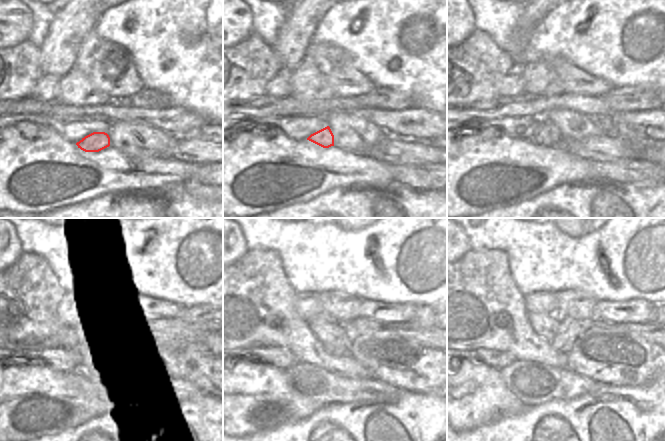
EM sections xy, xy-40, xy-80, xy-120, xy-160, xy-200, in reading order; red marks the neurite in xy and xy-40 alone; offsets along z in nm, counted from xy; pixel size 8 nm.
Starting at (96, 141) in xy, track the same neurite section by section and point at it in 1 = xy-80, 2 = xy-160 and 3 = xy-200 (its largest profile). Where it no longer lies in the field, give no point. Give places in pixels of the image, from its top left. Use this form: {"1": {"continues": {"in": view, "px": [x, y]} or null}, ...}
{"1": {"continues": {"in": "xy-80", "px": [546, 134]}}, "2": {"continues": {"in": "xy-160", "px": [338, 347]}}, "3": {"continues": {"in": "xy-200", "px": [570, 329]}}}

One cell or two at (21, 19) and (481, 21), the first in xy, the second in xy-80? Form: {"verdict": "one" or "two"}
{"verdict": "two"}

